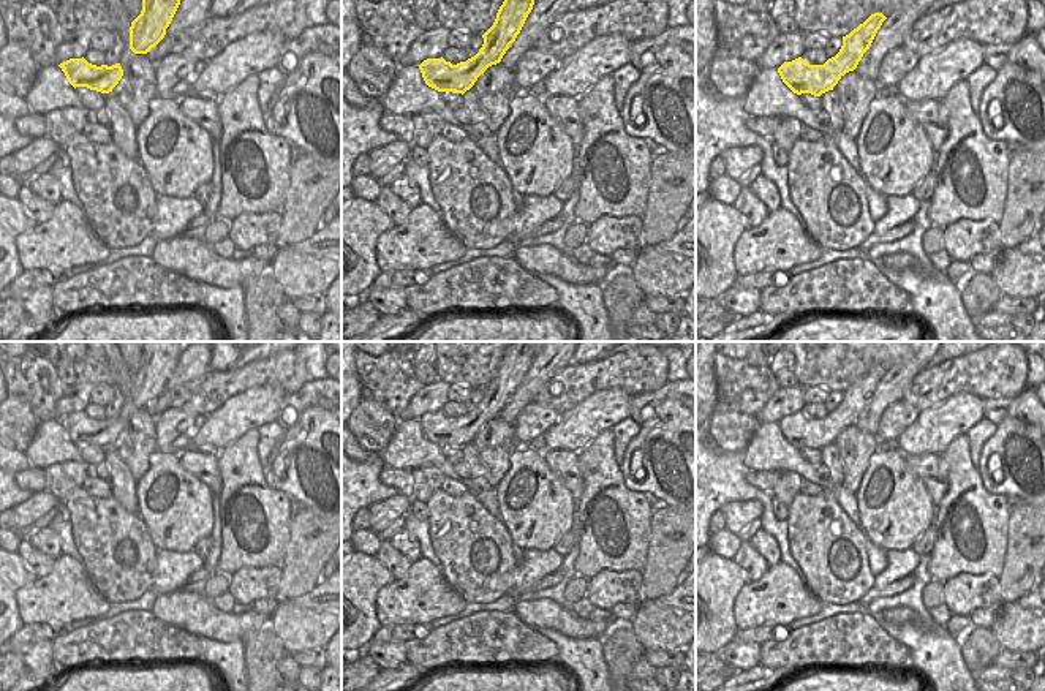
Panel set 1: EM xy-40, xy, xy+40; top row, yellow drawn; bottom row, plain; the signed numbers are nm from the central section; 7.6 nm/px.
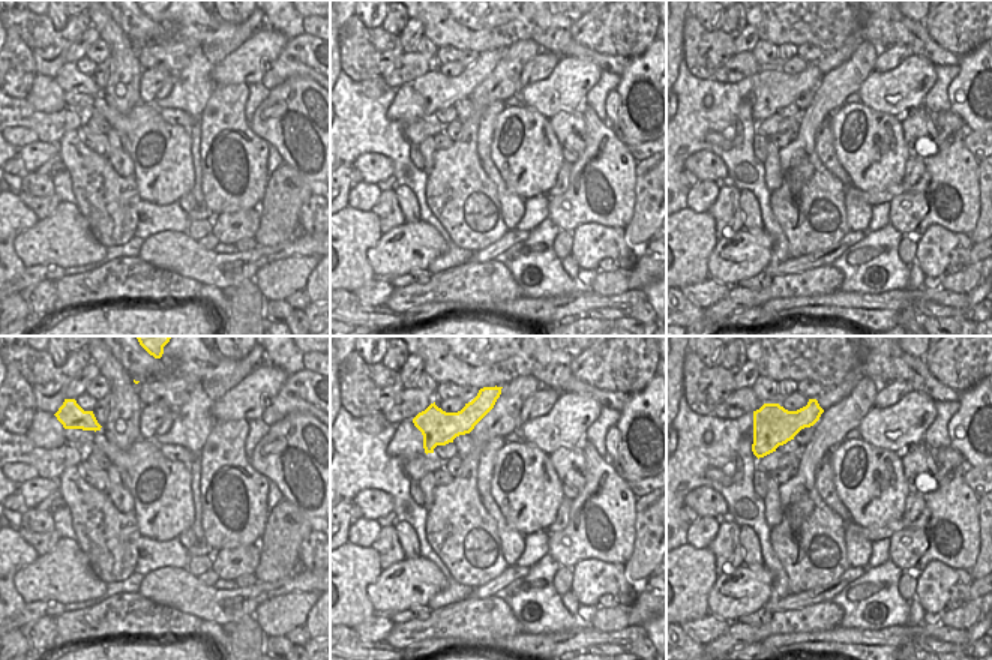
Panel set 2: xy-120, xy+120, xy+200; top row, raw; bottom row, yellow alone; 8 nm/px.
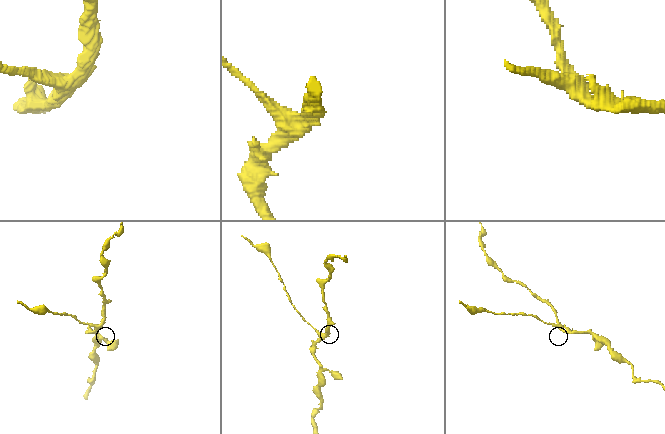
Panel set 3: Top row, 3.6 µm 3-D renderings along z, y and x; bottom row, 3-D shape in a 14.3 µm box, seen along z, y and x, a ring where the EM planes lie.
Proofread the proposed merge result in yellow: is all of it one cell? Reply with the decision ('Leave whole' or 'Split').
Split.

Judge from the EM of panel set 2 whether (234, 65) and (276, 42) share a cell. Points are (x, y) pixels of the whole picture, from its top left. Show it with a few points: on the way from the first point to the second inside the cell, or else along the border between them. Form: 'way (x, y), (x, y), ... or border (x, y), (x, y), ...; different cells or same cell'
way (245, 65), (266, 45); same cell

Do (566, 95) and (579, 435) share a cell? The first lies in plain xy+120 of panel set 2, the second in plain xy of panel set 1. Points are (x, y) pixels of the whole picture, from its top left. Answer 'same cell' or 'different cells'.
same cell

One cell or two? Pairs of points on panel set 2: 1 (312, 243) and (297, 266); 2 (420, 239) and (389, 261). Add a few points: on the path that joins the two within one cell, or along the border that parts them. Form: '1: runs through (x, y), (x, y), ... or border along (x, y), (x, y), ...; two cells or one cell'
1: border along (314, 255), (288, 255), (270, 263); two cells
2: runs through (413, 246), (396, 254); one cell

